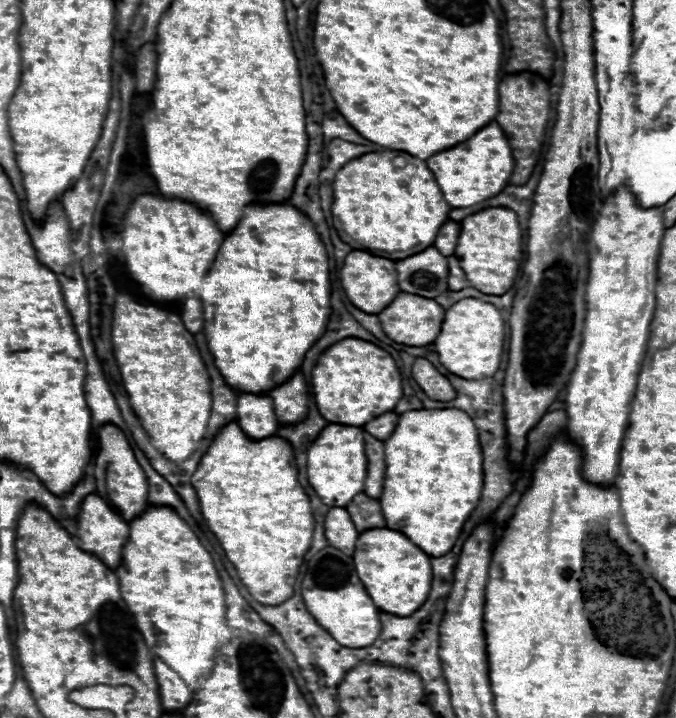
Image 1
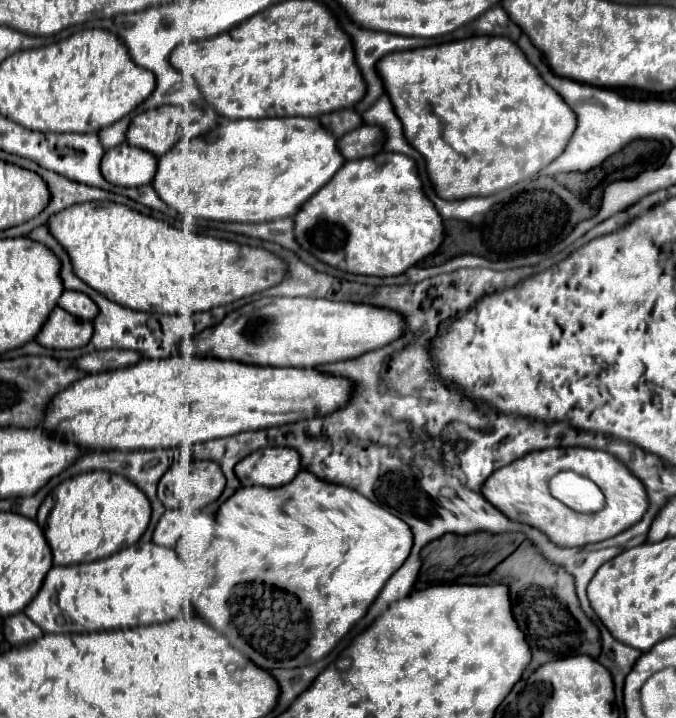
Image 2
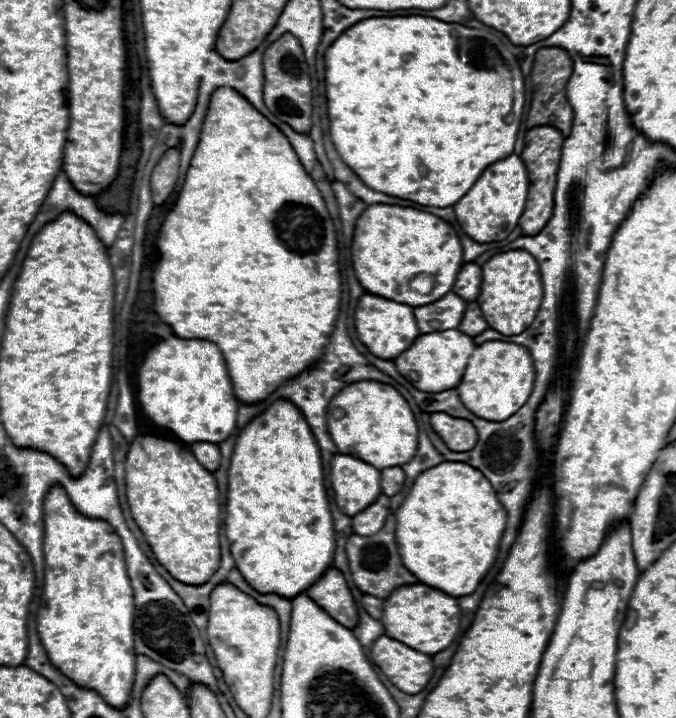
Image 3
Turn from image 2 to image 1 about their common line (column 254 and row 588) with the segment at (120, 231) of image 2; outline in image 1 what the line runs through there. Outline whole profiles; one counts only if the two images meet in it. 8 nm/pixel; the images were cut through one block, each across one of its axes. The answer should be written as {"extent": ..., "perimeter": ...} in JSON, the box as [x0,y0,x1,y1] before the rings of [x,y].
{"extent":[192,424,314,604],"perimeter":[[[228,424],[228,428],[220,430],[220,436],[212,440],[208,452],[198,464],[198,470],[192,474],[192,486],[198,494],[206,524],[216,534],[228,560],[236,566],[238,576],[252,598],[260,604],[282,604],[294,594],[298,568],[312,542],[314,516],[310,500],[296,478],[298,468],[294,464],[294,450],[288,440],[280,436],[252,440],[244,436],[238,424]]]}

